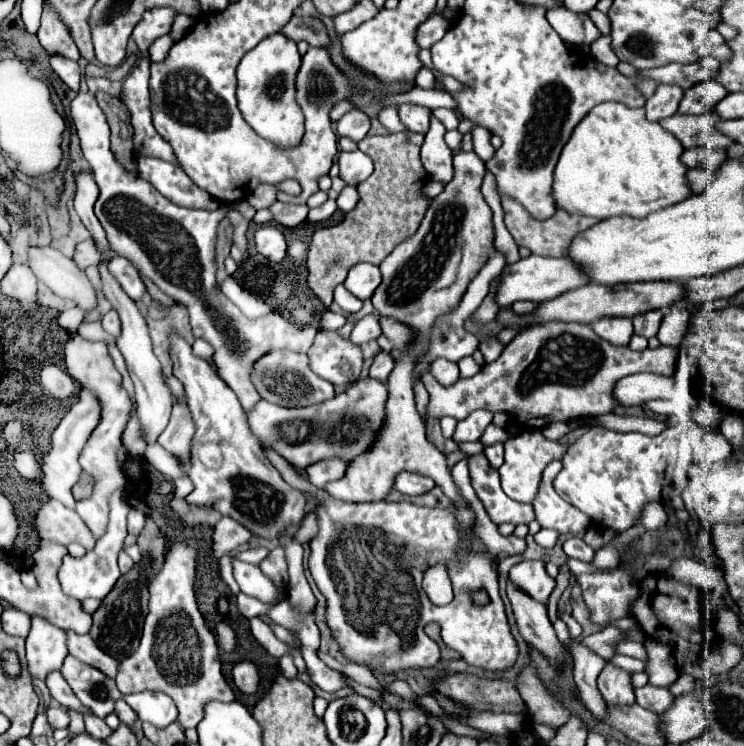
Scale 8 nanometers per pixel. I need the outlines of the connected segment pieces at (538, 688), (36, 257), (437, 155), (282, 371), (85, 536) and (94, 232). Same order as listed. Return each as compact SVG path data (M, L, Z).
M530 663L520 679L518 679L518 689L520 695L524 699L524 703L528 705L528 715L534 723L552 723L554 729L558 729L560 725L566 723L568 719L568 711L564 711L564 707L560 703L556 703L544 689L544 685L540 683L534 663Z
M32 247L28 249L28 265L34 275L58 291L60 297L70 297L76 303L94 303L94 287L88 277L74 265L72 259L64 257L52 247Z
M432 115L422 145L422 165L432 179L448 183L452 179L452 149L446 145L444 133L444 125Z
M268 351L262 359L258 359L258 363L254 363L250 379L254 379L254 387L258 387L258 395L262 395L262 399L280 407L310 407L336 395L334 385L312 373L308 367L308 357L296 351Z
M54 499L46 501L38 509L34 517L34 531L38 533L40 539L46 541L58 541L62 545L76 541L86 549L94 547L92 531L84 525L84 521L76 515L76 511L64 507Z
M80 173L76 177L76 185L78 185L78 191L76 191L76 197L74 197L76 213L80 215L84 227L90 231L94 243L98 243L98 249L100 251L110 251L106 233L102 231L102 225L100 225L98 217L92 211L96 199L98 199L98 187L96 187L92 175L90 173Z

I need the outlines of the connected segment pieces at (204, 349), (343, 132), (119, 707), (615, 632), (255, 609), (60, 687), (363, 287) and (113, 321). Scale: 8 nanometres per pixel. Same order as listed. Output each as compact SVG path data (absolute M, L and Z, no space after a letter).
M196 339L192 347L194 347L194 353L196 353L198 357L206 359L206 361L210 361L210 359L212 359L212 355L214 355L214 349L212 349L212 345L210 345L208 341L204 341L204 339Z
M360 109L346 113L346 115L336 123L336 133L338 133L338 137L348 137L348 139L352 139L354 143L362 141L362 139L366 137L368 129L370 129L370 119L368 119L368 115L366 115L364 111L360 111Z
M118 701L116 703L116 709L114 709L114 713L118 715L118 719L126 725L126 727L132 727L136 721L138 721L138 715L132 711L132 707L126 703L126 701Z
M604 627L598 633L592 633L584 637L582 645L586 645L590 651L594 651L598 657L610 661L614 655L614 645L622 639L622 631L616 627Z
M242 592L236 596L236 602L238 609L240 609L240 613L246 615L246 617L254 617L254 615L270 613L270 609L274 607L274 603L262 603L262 601L253 599Z
M52 671L52 673L48 675L48 679L46 679L46 685L48 685L48 689L50 689L50 695L52 695L60 705L64 705L66 709L76 711L76 713L80 713L80 715L90 713L88 707L84 707L82 703L78 703L76 695L72 693L70 685L66 683L66 679L62 677L60 671Z
M358 263L350 269L344 287L358 299L370 299L380 285L380 271L372 263Z
M108 311L102 319L102 327L104 331L108 331L110 335L120 335L120 319L116 311Z

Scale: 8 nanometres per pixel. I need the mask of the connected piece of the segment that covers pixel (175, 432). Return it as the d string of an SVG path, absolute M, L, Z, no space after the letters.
M176 403L172 409L170 423L158 437L158 443L172 455L178 455L178 459L190 459L192 435L194 435L194 423L190 411L186 405Z

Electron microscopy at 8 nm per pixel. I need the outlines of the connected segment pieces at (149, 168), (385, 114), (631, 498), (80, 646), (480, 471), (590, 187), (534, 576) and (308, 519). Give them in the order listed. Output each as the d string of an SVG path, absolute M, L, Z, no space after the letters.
M140 157L138 159L138 177L148 181L158 193L180 207L188 209L218 209L218 201L210 197L206 191L196 187L190 177L172 163L154 159L154 157Z
M384 107L378 111L378 119L380 123L390 131L390 133L398 133L398 131L406 131L406 127L400 123L396 107Z
M590 427L572 447L566 451L562 463L564 469L558 473L554 487L562 499L584 511L594 525L624 531L632 527L638 519L638 513L648 501L660 499L660 493L666 485L672 483L672 467L678 453L678 435L674 429L666 429L660 435L642 435L642 433L616 433L604 427Z
M66 631L66 647L68 647L68 653L74 655L76 659L80 659L82 663L88 663L88 665L94 665L96 669L104 671L108 677L114 679L116 675L116 669L118 669L118 663L116 659L112 659L110 655L106 655L104 651L100 651L96 647L96 643L90 639L90 635L78 635L74 631Z
M484 453L470 457L470 479L472 479L472 487L476 489L476 495L484 503L486 513L496 525L500 523L512 523L512 525L526 523L528 525L534 519L532 505L516 503L506 497L506 493L500 487L498 471L490 467Z
M600 103L576 125L570 141L564 145L554 169L552 197L558 209L572 215L586 215L594 219L628 215L644 219L648 213L680 203L692 195L686 179L688 167L680 161L682 151L682 143L678 143L678 139L674 139L674 135L670 135L670 131L666 131L660 123L648 121L644 109L630 109L622 103Z
M520 561L510 569L510 579L522 587L534 599L546 603L556 586L554 579L546 573L546 563L540 561Z
M318 505L310 509L310 513L304 517L294 541L300 545L308 545L314 537L314 533L318 533Z

